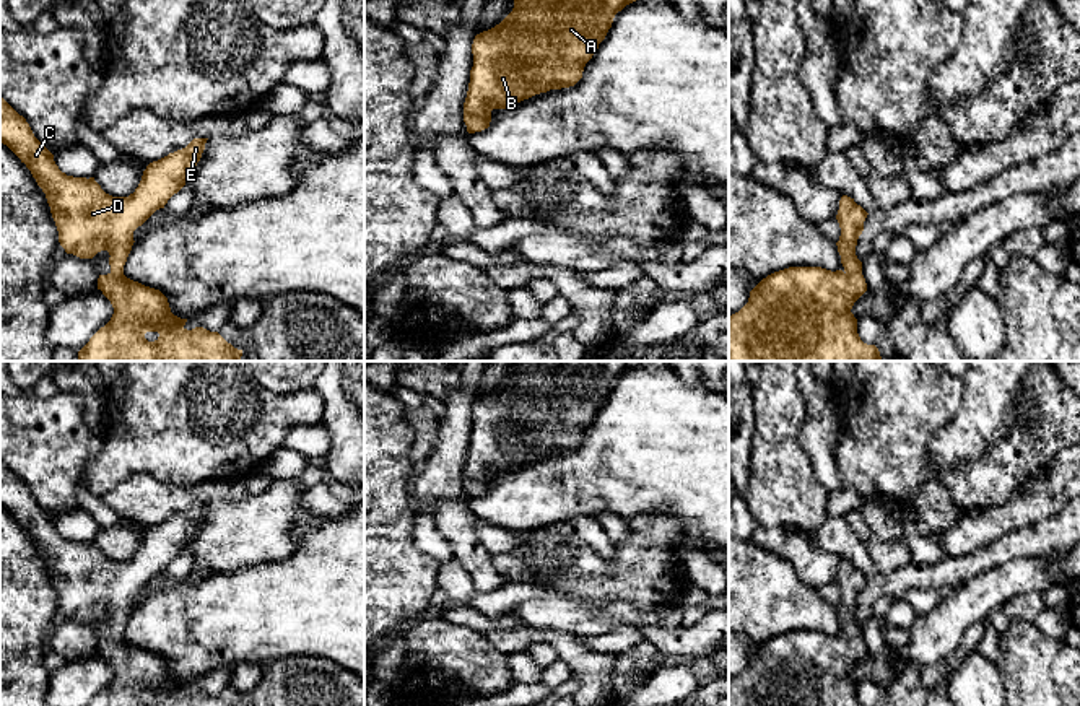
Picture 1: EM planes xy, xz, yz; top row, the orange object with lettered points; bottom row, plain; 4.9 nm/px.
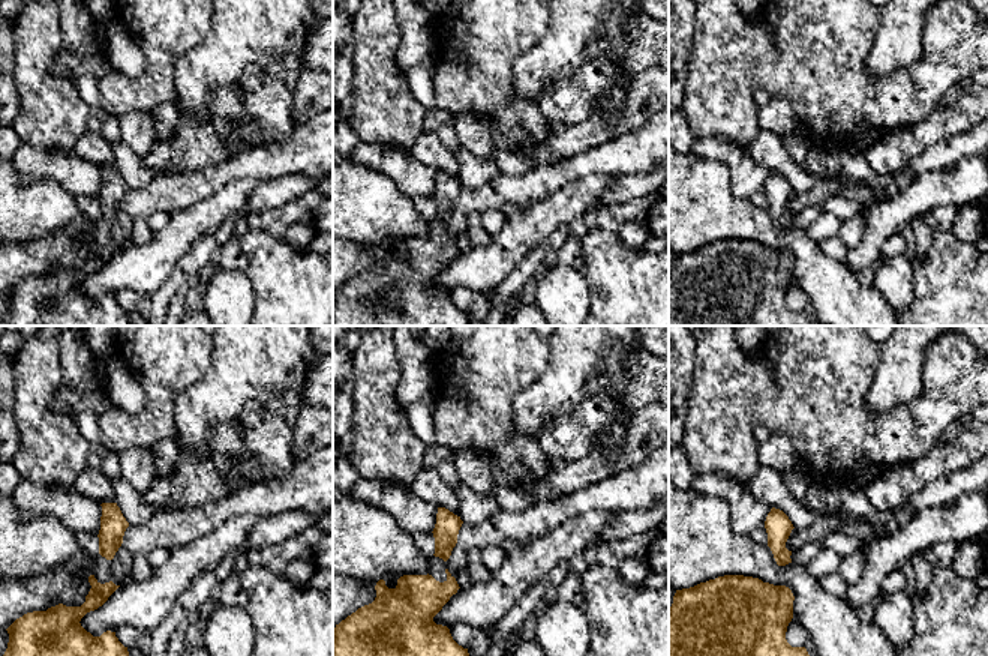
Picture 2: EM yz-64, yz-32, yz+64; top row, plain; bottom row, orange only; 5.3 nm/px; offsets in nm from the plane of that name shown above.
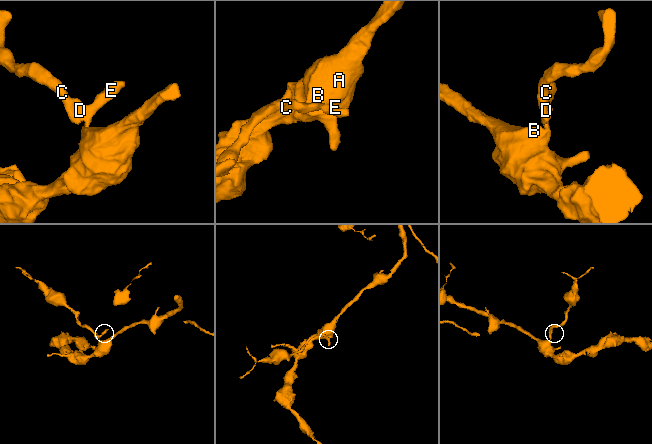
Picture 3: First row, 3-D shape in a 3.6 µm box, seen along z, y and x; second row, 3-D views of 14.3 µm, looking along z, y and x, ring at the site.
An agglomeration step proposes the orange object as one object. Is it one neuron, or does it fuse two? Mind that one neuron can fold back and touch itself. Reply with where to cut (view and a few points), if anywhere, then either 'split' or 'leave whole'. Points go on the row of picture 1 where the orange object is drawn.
no cut | leave whole

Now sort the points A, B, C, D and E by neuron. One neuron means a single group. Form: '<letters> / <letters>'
A B C D E

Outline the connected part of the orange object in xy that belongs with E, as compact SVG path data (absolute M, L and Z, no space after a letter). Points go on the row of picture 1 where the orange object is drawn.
M0 94L0 143L7 145L31 171L37 185L46 194L52 218L59 231L59 242L67 254L80 259L93 259L98 252L109 252L111 272L99 275L98 290L111 301L114 314L111 320L101 327L89 342L78 351L80 361L241 361L242 350L234 348L218 332L203 327L187 330L187 319L181 319L171 312L168 298L155 288L145 286L124 275L124 265L133 246L133 231L142 226L156 210L164 208L168 200L177 194L189 174L202 158L208 138L194 138L185 148L169 153L153 161L143 171L142 181L128 197L112 197L106 194L94 177L73 177L59 169L54 155L34 137L29 124L20 115Z

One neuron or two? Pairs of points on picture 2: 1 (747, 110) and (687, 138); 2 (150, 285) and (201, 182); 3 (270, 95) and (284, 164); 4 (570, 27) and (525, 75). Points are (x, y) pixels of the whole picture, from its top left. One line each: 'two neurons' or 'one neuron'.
1: two neurons
2: two neurons
3: two neurons
4: one neuron

